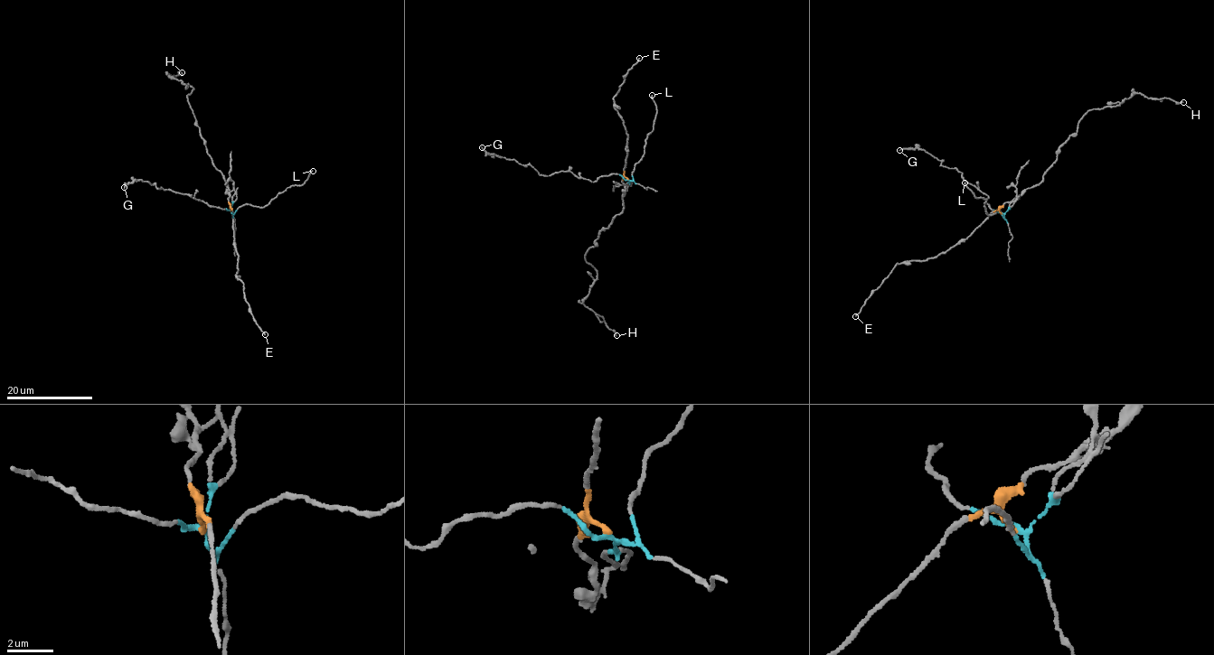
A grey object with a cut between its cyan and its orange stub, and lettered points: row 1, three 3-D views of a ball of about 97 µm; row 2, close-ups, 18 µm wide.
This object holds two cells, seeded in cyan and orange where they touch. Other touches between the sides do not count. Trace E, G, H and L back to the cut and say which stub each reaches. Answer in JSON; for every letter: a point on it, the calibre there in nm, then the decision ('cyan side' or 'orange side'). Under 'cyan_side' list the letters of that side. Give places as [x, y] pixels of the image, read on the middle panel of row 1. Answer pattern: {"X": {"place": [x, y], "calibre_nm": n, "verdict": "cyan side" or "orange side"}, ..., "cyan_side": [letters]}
{"E": {"place": [639, 58], "calibre_nm": 190, "verdict": "orange side"}, "G": {"place": [482, 147], "calibre_nm": 160, "verdict": "cyan side"}, "H": {"place": [616, 335], "calibre_nm": 240, "verdict": "orange side"}, "L": {"place": [652, 95], "calibre_nm": 160, "verdict": "cyan side"}, "cyan_side": ["G", "L"]}

